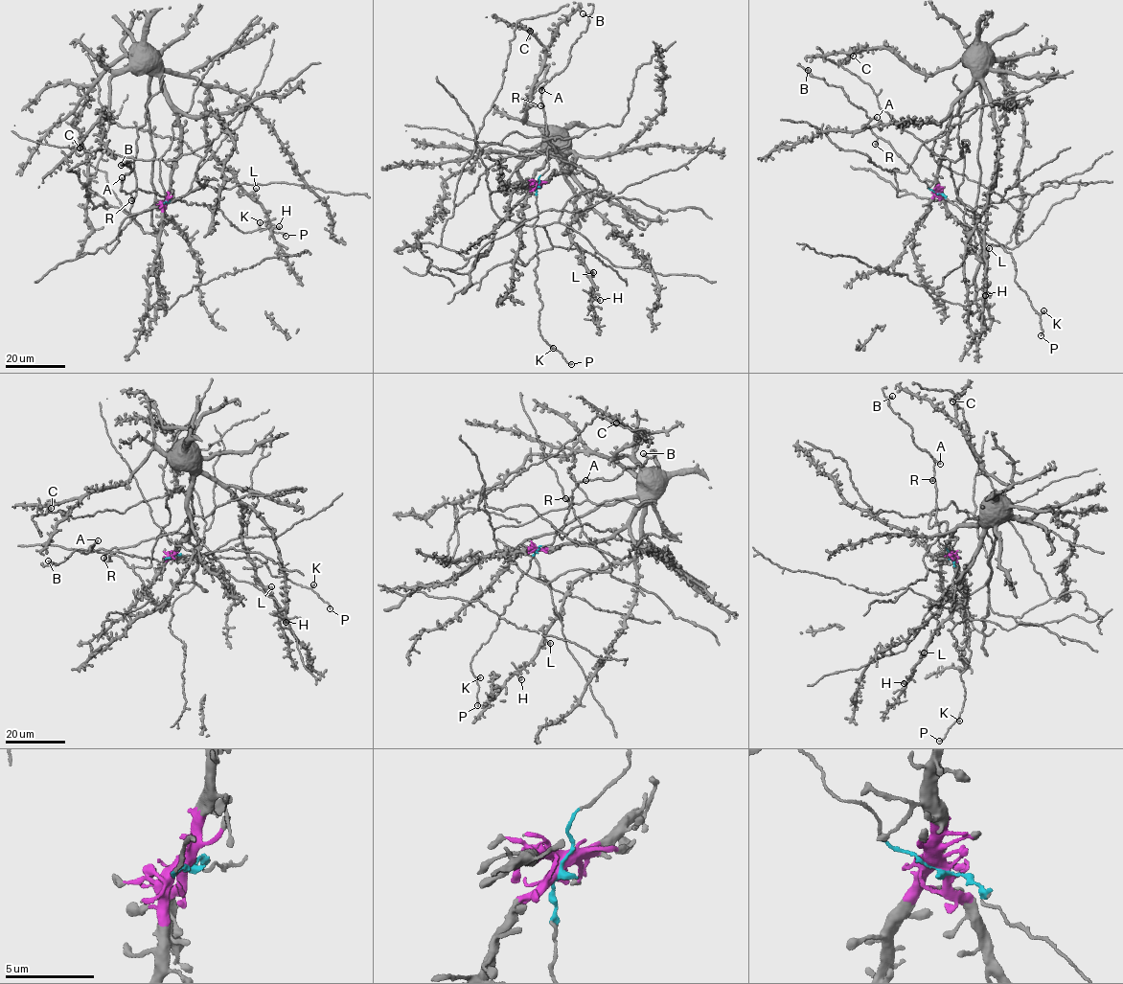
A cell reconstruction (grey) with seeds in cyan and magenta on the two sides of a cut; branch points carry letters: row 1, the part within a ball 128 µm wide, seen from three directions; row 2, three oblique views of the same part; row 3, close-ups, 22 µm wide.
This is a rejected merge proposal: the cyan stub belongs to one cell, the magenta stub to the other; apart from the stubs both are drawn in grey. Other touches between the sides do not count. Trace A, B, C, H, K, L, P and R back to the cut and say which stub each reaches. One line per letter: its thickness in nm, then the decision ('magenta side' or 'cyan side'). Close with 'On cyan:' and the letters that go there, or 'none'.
A: 420 nm | cyan side
B: 340 nm | cyan side
C: 440 nm | magenta side
H: 360 nm | magenta side
K: 320 nm | cyan side
L: 400 nm | magenta side
P: 180 nm | cyan side
R: 400 nm | cyan side
On cyan: A, B, K, P, R

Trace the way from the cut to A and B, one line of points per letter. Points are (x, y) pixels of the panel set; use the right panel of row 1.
A: (937, 192), (921, 181), (887, 142), (873, 133), (868, 122), (876, 117)
B: (937, 192), (921, 181), (887, 142), (875, 135), (866, 111), (849, 101), (840, 87), (830, 85), (808, 70)

